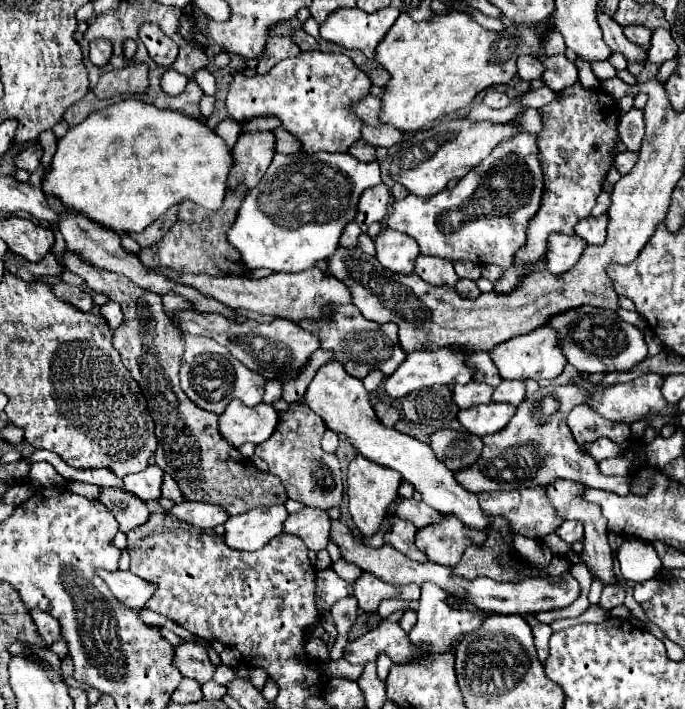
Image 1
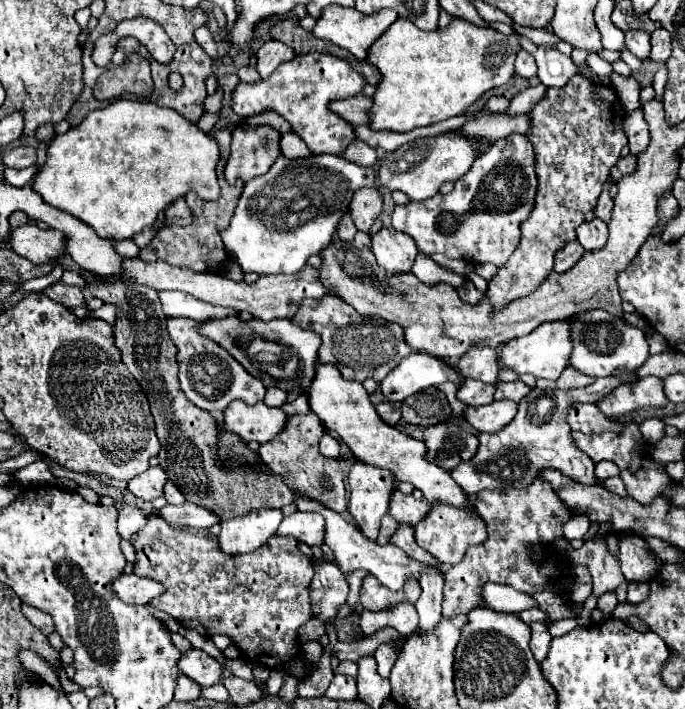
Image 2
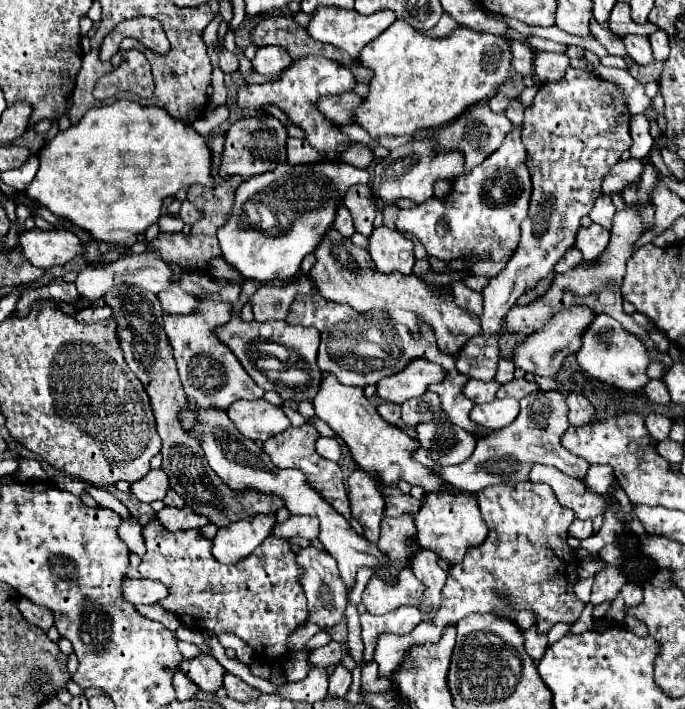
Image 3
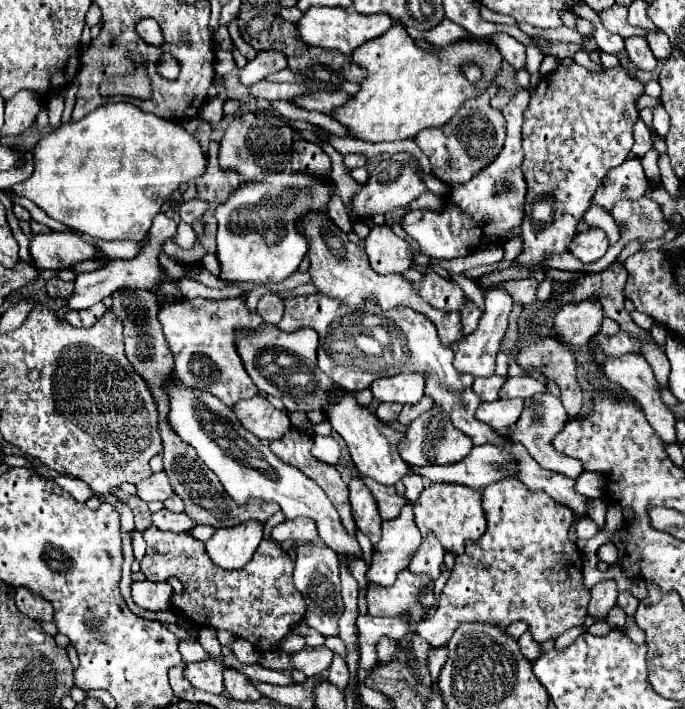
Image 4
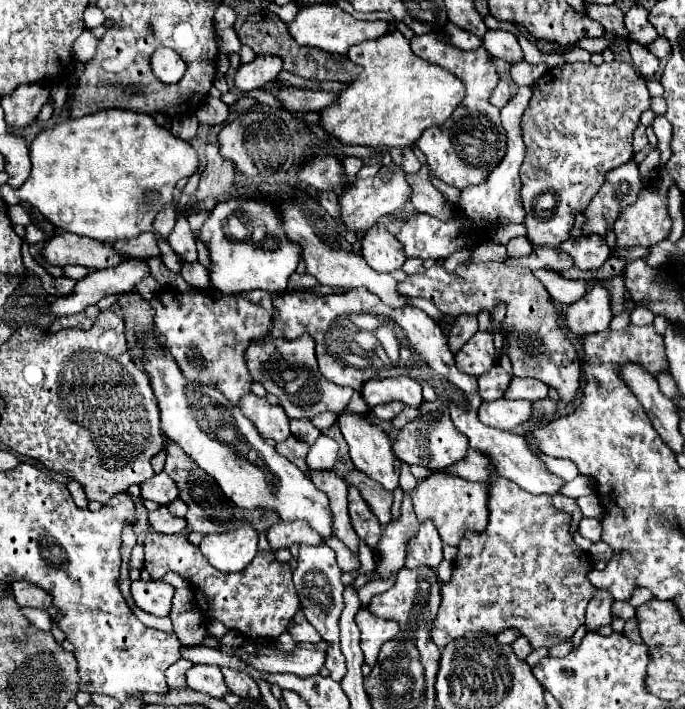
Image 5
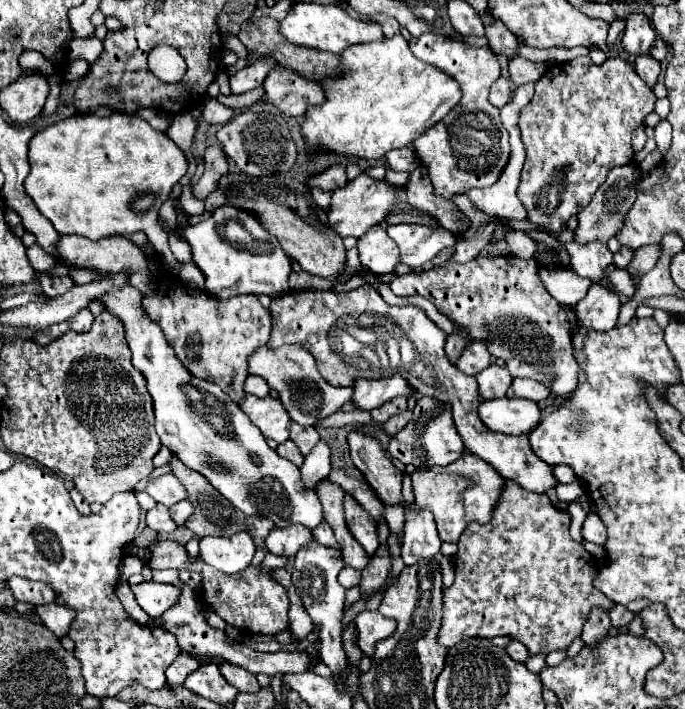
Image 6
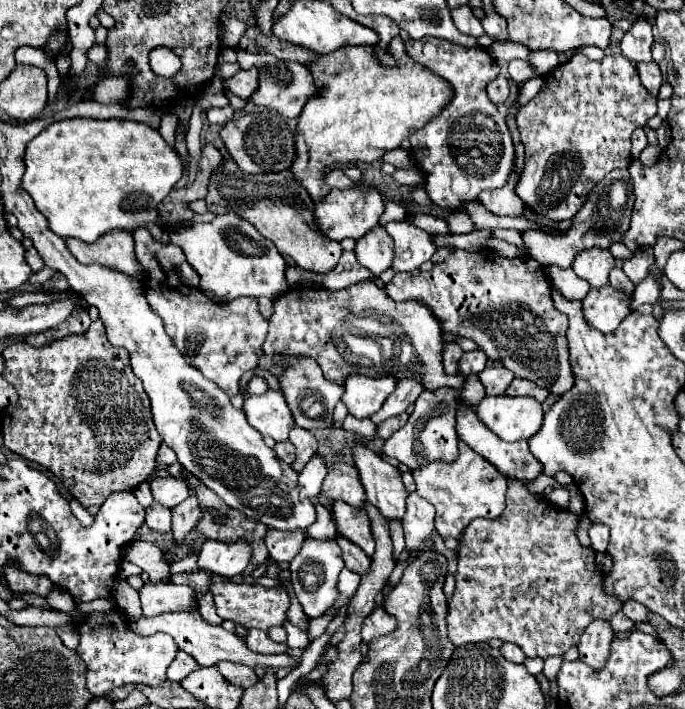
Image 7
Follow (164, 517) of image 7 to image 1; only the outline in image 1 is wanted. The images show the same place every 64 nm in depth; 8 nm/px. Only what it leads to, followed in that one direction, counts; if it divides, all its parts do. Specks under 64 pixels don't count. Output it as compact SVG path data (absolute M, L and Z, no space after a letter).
M182 502L168 510L170 516L176 516L176 520L186 522L196 528L214 528L218 524L224 524L228 520L228 514L224 508L216 504L200 504L200 502Z

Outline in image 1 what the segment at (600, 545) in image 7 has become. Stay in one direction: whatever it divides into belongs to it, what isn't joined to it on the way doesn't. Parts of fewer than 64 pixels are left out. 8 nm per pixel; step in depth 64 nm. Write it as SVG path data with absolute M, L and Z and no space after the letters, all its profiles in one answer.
M566 520L558 530L556 534L568 542L568 544L574 544L576 540L582 540L582 532L584 532L584 526L580 524L580 520Z

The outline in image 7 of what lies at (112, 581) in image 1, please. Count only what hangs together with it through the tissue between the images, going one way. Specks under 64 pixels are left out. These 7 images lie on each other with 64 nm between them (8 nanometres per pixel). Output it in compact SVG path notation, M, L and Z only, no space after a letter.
M144 584L140 590L142 610L146 616L156 616L164 612L190 612L198 608L198 596L190 586L178 584Z

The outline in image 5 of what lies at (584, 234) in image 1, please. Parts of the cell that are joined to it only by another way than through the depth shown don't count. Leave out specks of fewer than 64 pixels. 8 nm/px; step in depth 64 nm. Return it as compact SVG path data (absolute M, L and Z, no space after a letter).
M580 236L574 240L566 240L564 244L560 244L560 248L572 256L574 266L580 270L598 270L610 258L610 248L600 236Z

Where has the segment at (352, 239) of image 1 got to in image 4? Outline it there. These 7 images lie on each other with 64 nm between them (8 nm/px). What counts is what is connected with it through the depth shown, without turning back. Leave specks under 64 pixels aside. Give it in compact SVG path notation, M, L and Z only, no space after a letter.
M334 192L332 200L328 200L328 216L334 220L334 224L344 230L344 232L352 232L352 220L348 216L348 208L344 206L344 202L340 200L340 196Z

